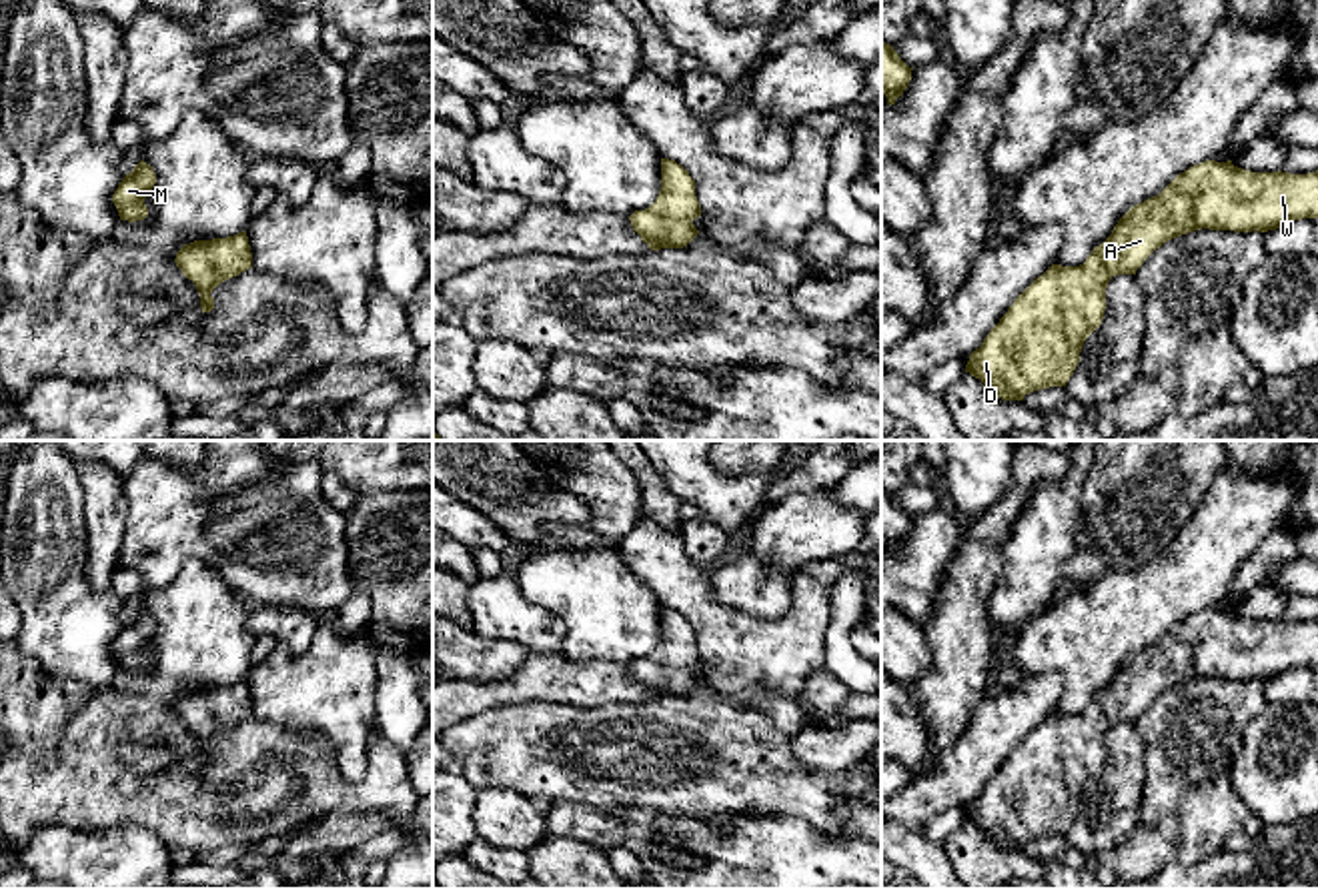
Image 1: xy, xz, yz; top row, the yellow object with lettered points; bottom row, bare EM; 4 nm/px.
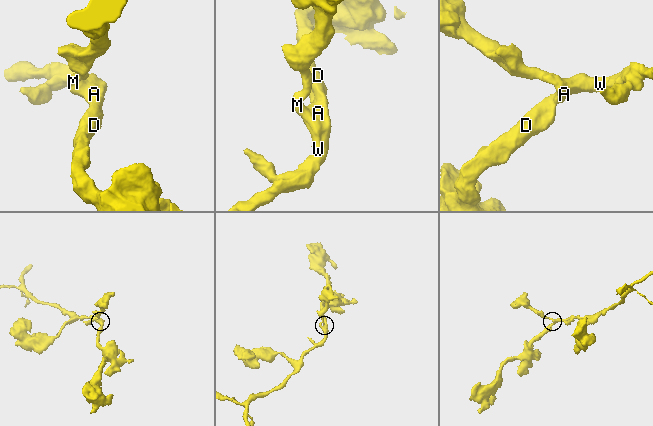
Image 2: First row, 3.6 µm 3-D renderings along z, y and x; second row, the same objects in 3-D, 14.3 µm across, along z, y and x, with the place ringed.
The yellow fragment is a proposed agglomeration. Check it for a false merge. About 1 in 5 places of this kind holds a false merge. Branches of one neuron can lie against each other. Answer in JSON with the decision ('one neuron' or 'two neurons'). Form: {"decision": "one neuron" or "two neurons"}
{"decision": "one neuron"}

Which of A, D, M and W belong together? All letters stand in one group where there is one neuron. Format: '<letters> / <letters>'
A D M W

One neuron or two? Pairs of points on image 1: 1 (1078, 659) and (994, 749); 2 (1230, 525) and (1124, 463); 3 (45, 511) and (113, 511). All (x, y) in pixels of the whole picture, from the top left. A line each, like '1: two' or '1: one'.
1: two
2: two
3: two

